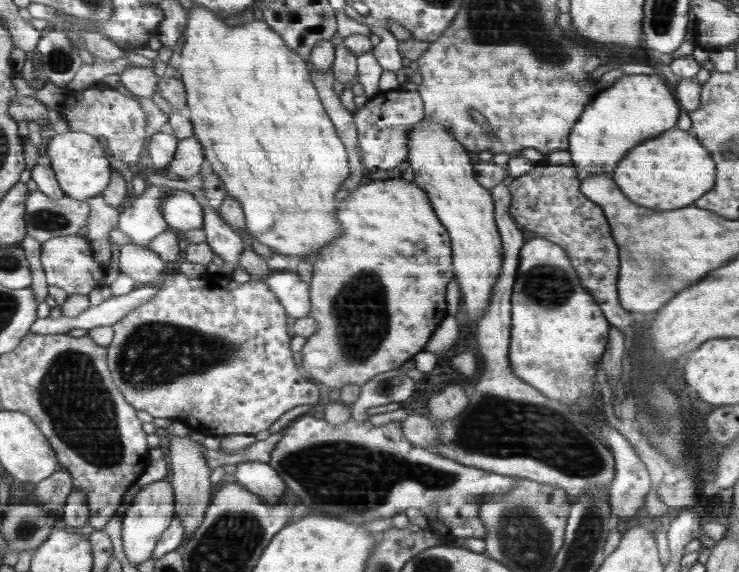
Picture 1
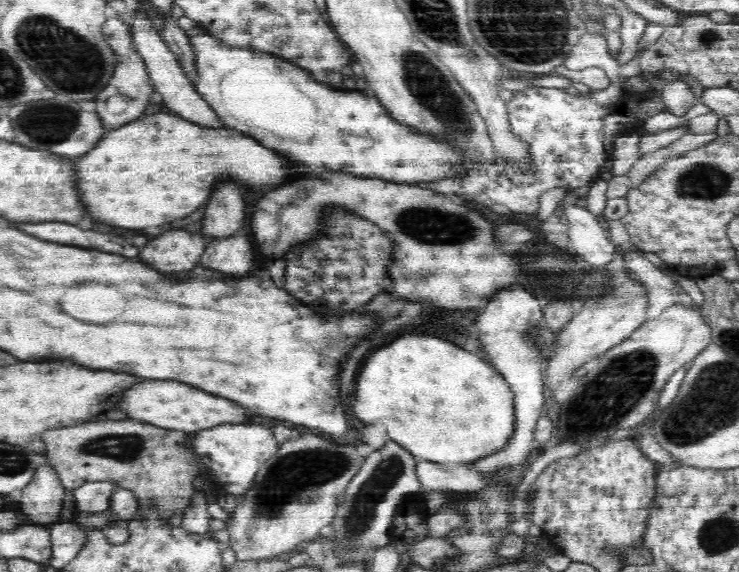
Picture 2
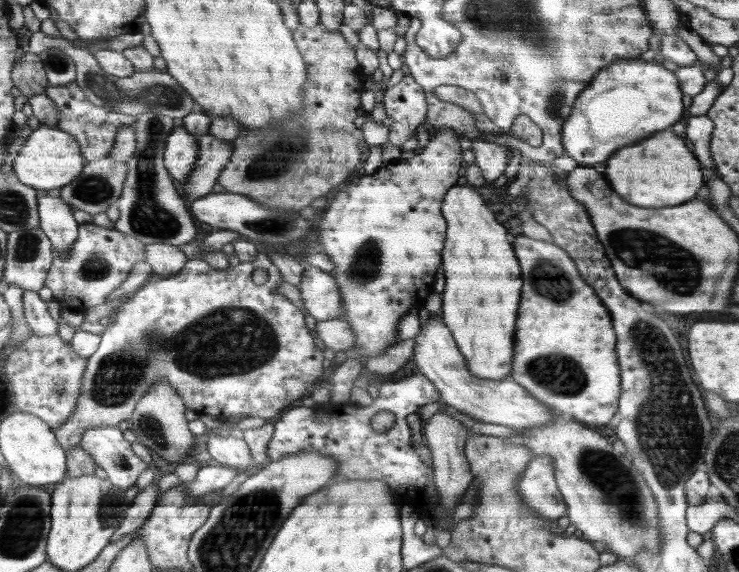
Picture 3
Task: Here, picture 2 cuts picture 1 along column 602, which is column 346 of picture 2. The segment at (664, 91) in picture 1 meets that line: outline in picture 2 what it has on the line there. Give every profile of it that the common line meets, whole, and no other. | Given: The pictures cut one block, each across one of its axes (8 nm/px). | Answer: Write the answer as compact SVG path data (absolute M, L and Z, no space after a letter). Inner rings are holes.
M186 15L177 21L193 48L198 74L193 83L195 90L226 127L256 138L288 160L408 184L454 178L460 170L472 166L472 160L458 158L442 142L422 138L422 134L406 130L406 125L398 126L369 88L366 92L330 90L330 86L314 82L306 70L298 70L298 65L282 57L231 48L202 33Z

